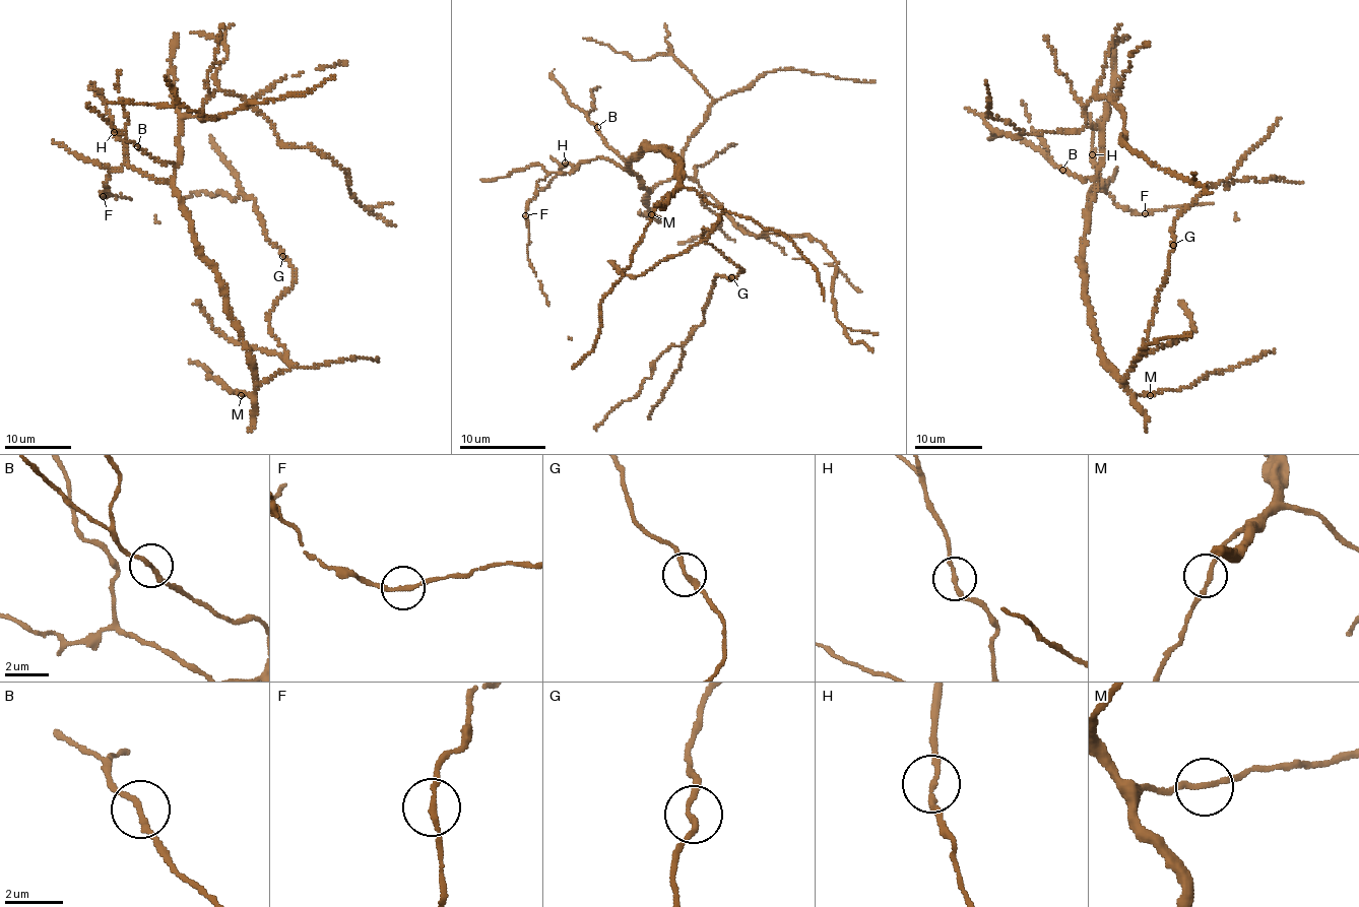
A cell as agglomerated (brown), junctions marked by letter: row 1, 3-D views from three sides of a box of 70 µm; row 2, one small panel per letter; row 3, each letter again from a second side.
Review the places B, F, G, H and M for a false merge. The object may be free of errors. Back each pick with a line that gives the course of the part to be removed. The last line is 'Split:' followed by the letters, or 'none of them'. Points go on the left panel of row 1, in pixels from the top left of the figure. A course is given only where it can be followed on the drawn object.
Split: none of them

